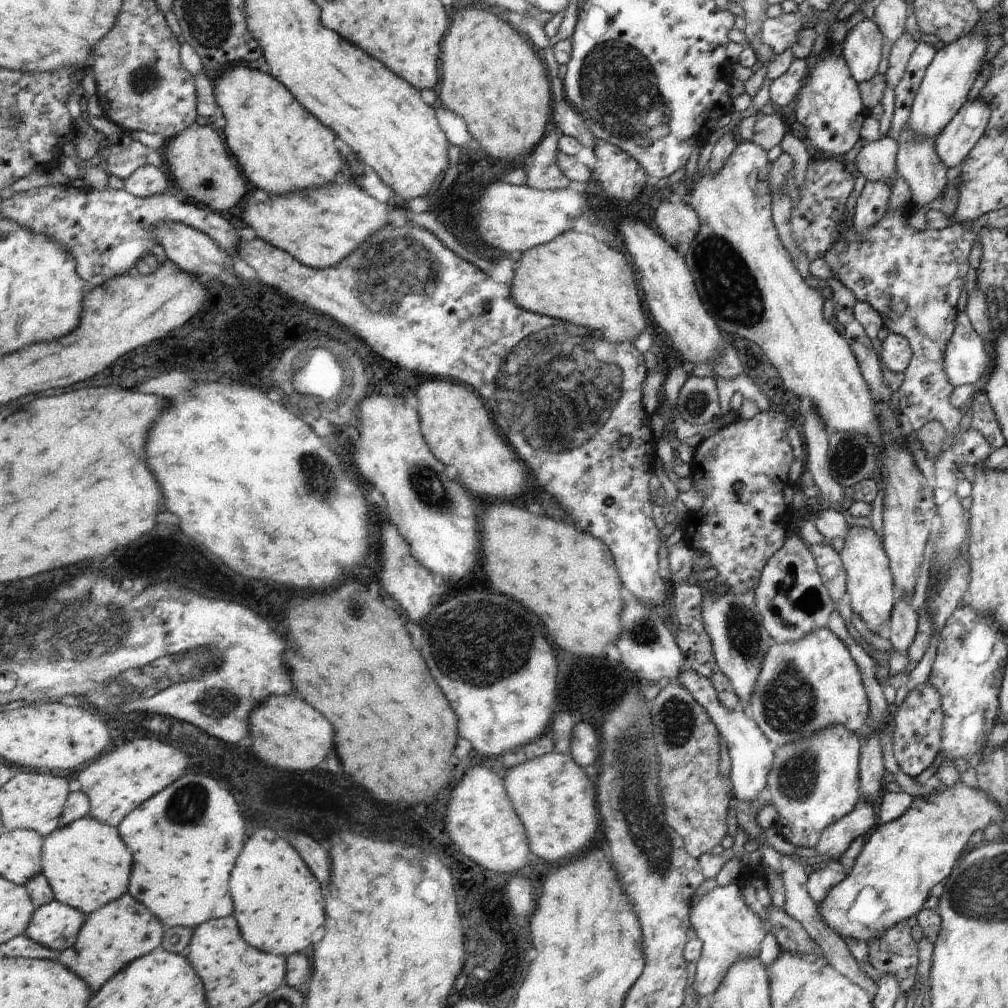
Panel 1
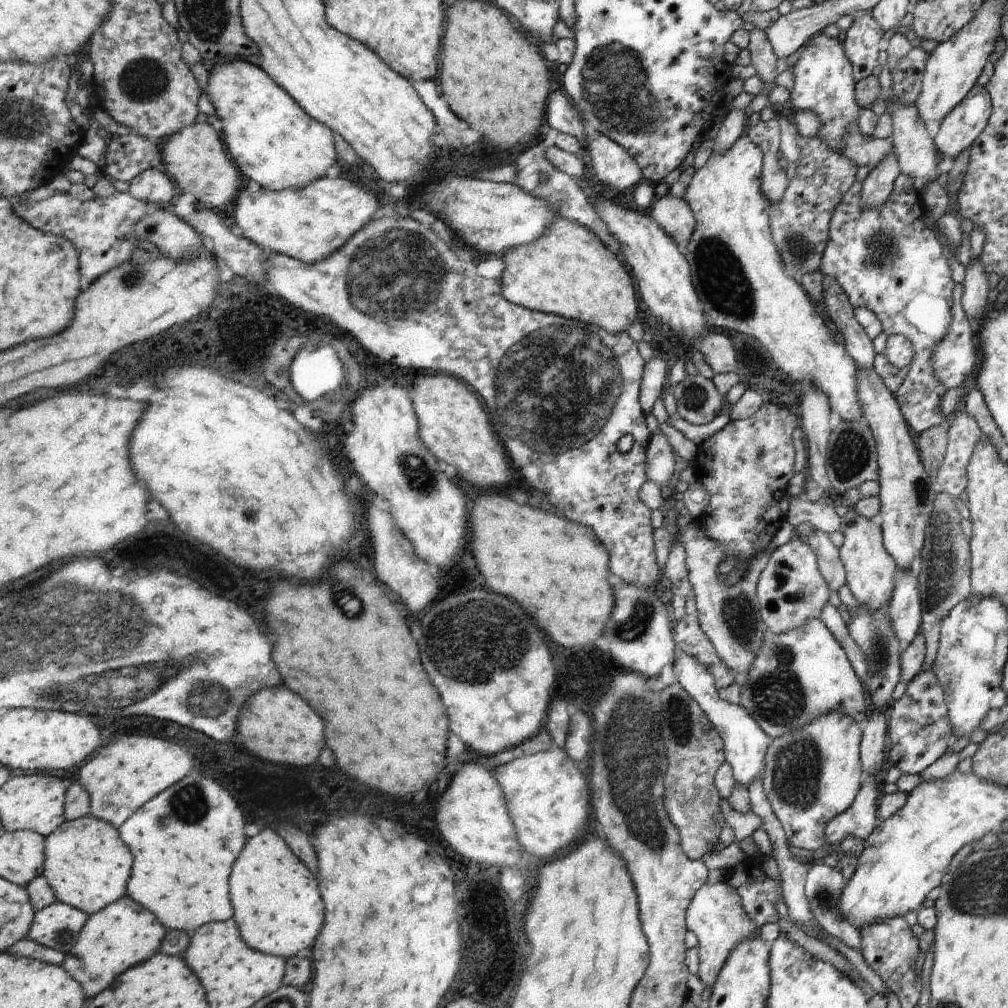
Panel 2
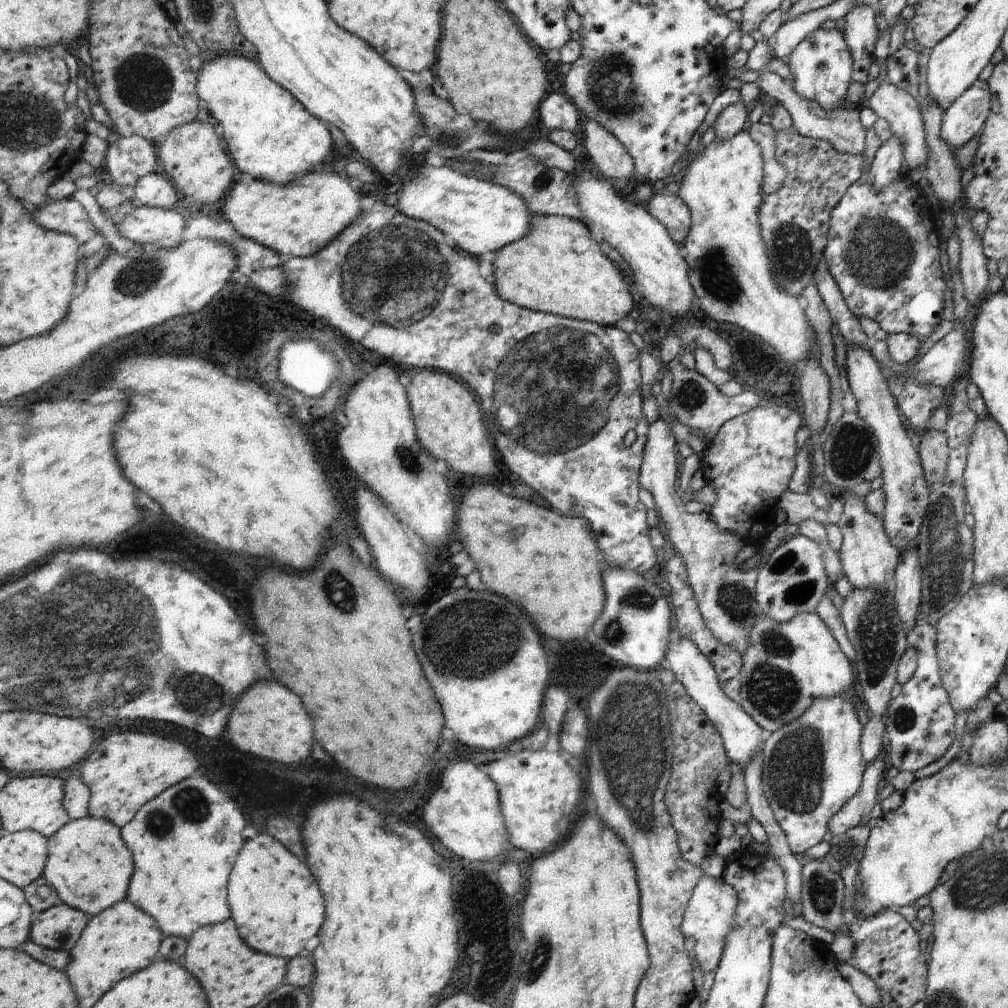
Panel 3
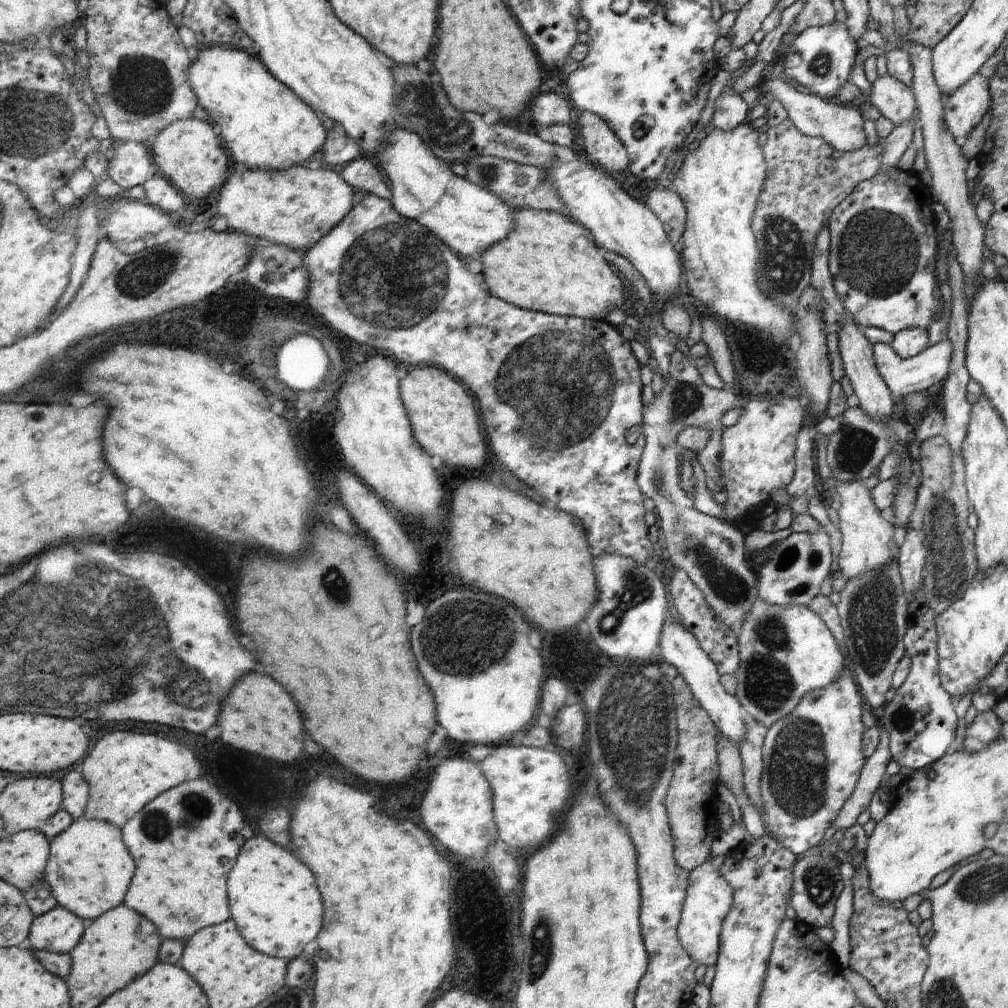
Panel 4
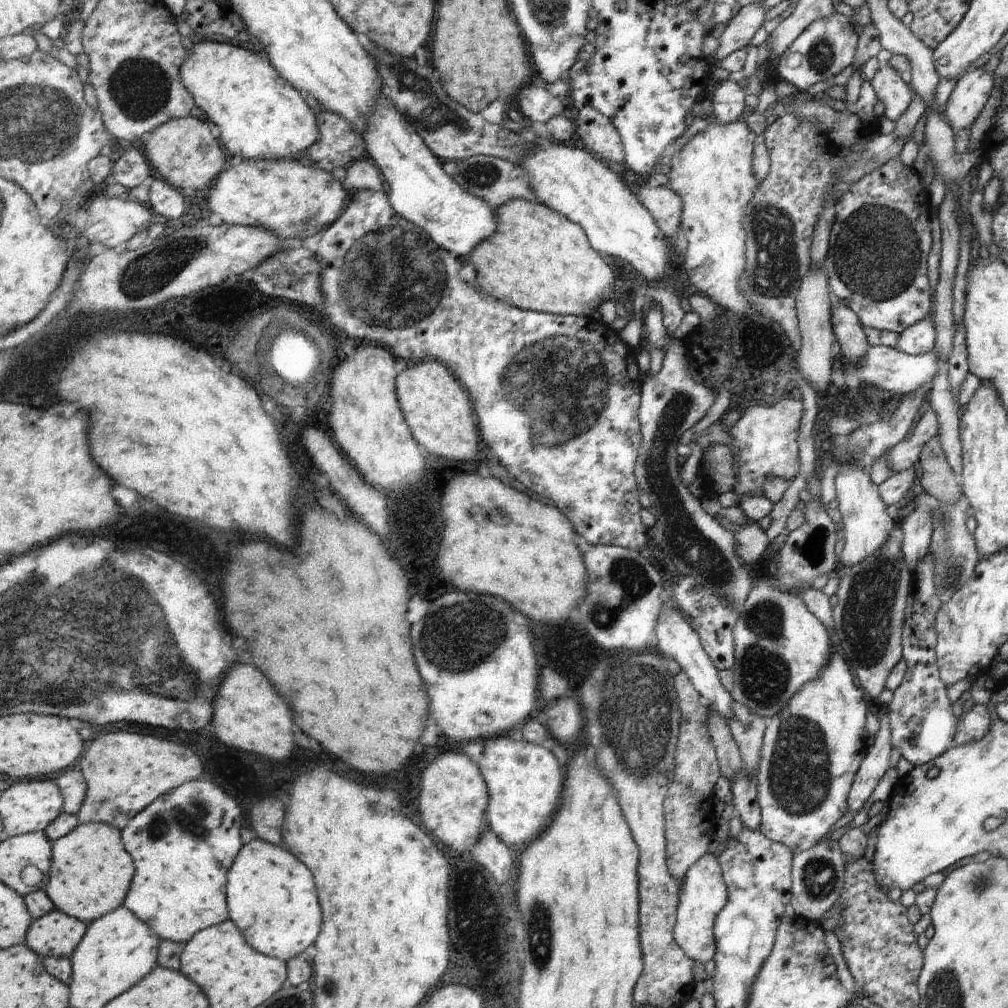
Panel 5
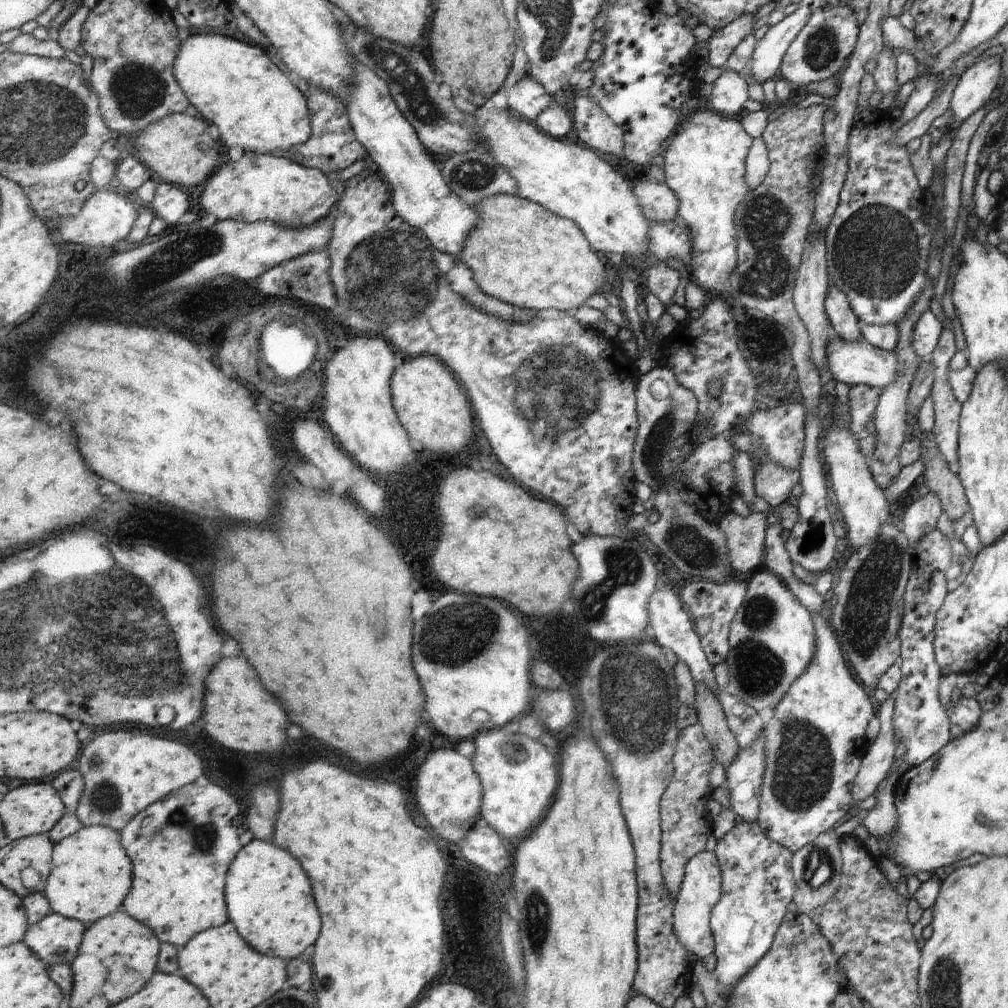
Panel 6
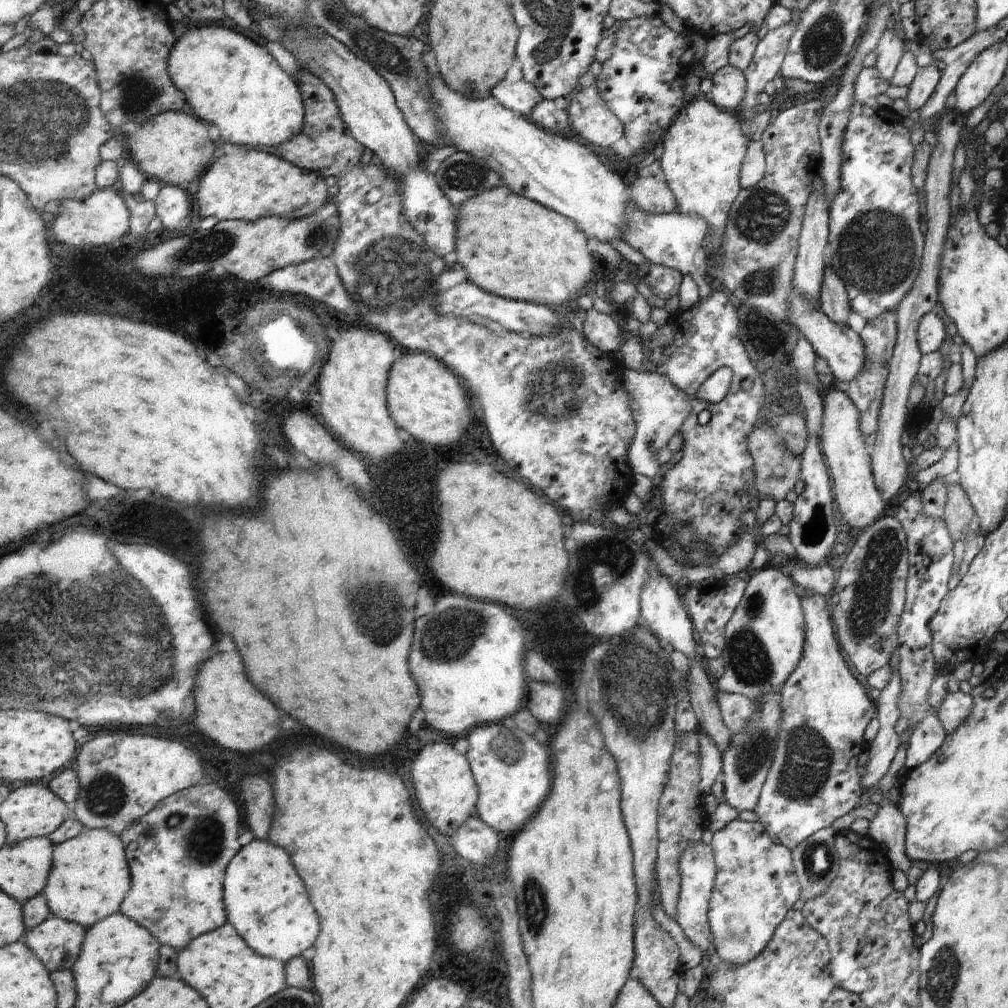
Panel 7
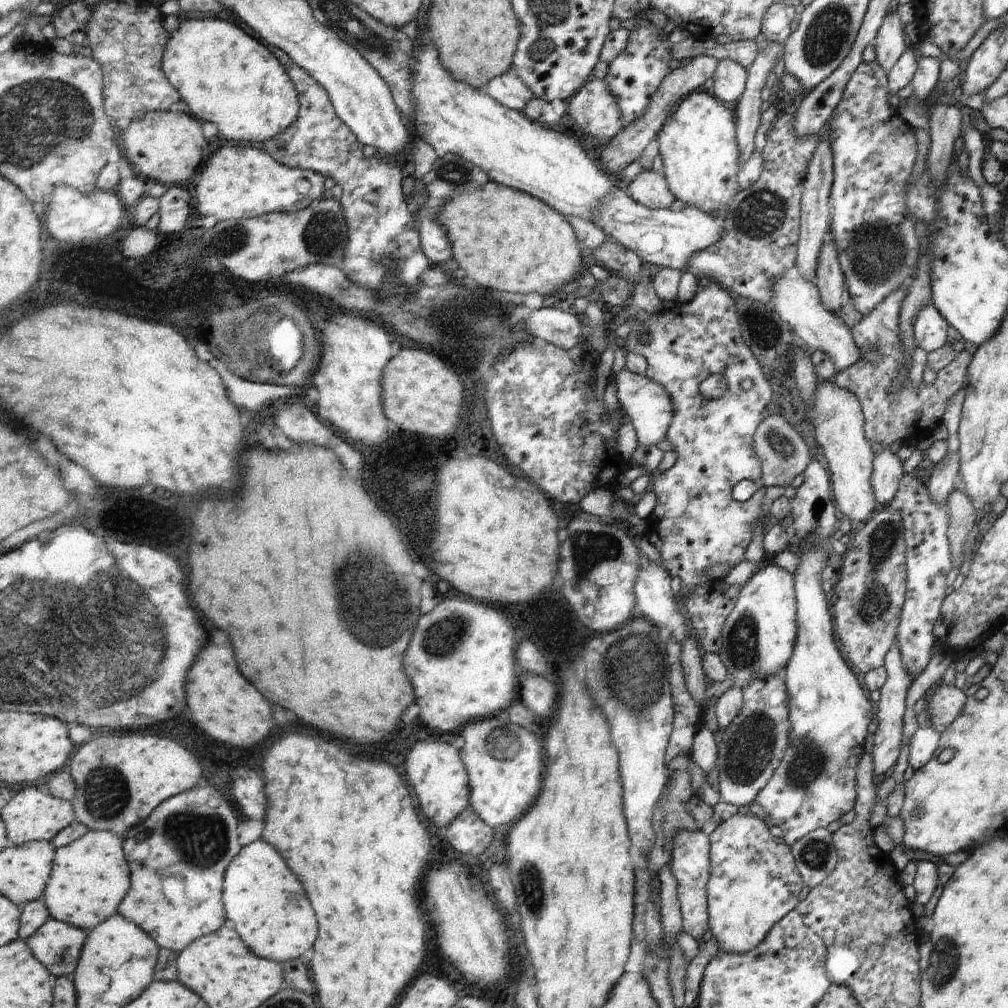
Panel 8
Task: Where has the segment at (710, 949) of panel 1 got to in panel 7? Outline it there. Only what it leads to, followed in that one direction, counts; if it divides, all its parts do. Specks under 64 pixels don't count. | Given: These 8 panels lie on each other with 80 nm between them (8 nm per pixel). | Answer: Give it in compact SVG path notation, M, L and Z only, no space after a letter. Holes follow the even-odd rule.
M696 842L694 846L690 846L690 850L686 854L682 854L681 868L684 882L681 902L679 903L680 908L678 908L678 915L675 920L683 928L688 940L706 955L706 948L710 946L713 936L710 934L708 918L717 880L716 854L713 848L704 842Z

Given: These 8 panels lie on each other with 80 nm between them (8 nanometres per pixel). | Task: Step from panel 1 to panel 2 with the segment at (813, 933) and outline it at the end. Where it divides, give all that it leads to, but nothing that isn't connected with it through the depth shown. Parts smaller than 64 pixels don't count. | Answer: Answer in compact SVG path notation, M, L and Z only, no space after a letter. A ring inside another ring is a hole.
M761 779L753 780L749 784L748 789L751 811L762 819L763 825L761 827L768 833L769 839L771 840L771 856L776 861L779 873L781 874L783 900L787 906L787 912L790 919L793 922L798 922L798 924L801 924L802 926L818 927L817 921L811 913L809 902L805 895L805 880L809 869L809 862L799 859L790 851L789 842L787 841L784 829L782 828L780 821L776 818L770 801L766 798Z

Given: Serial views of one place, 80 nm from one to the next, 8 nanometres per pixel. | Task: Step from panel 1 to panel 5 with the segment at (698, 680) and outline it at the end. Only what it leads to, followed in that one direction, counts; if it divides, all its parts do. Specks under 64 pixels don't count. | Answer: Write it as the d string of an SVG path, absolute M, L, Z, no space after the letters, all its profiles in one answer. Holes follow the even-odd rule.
M666 604L665 609L662 610L661 621L658 622L656 641L657 649L662 653L662 656L665 659L672 658L676 660L680 664L682 671L690 676L690 680L692 680L698 694L706 700L709 710L718 712L722 718L725 718L726 724L730 724L730 718L734 716L732 714L734 698L722 687L717 669L710 661L708 654L702 649L700 638L694 632L690 620L684 616L680 609L676 610L676 608Z

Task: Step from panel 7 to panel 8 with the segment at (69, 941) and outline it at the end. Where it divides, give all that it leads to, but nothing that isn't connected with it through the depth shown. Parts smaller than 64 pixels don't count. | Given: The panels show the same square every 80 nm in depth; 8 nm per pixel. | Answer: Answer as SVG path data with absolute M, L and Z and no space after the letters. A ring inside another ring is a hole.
M51 918L27 941L54 978L73 977L89 941L89 931Z

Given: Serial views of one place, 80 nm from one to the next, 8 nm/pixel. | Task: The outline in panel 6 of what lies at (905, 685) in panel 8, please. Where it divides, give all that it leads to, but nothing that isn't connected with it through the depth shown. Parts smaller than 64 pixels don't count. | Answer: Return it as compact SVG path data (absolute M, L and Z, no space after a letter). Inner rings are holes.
M893 694L880 704L880 710L876 715L882 724L878 738L865 752L858 775L852 786L852 798L854 798L855 804L874 794L878 784L886 778L891 769L892 758L898 744L892 722L894 706Z

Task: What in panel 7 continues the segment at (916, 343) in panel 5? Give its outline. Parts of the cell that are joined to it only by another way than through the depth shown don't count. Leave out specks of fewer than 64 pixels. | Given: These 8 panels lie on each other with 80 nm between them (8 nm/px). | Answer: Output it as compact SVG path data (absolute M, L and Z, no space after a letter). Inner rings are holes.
M938 311L930 312L920 320L917 346L922 355L939 351L942 343L948 339L947 323Z

